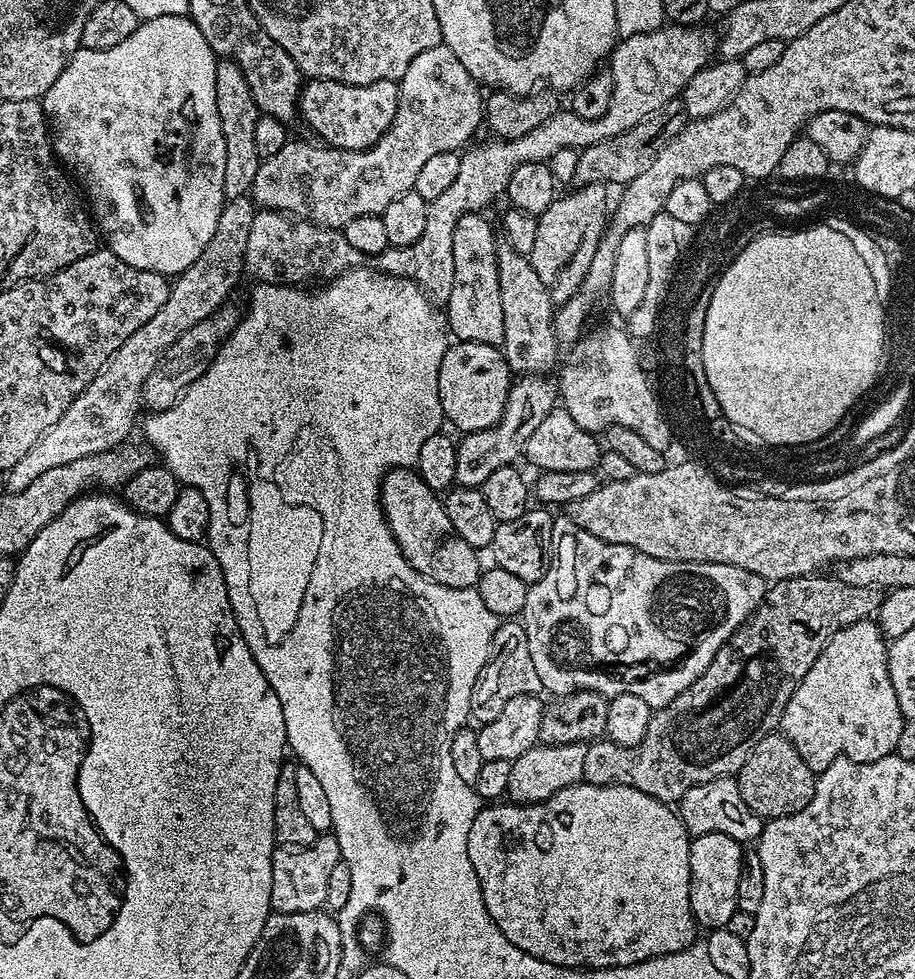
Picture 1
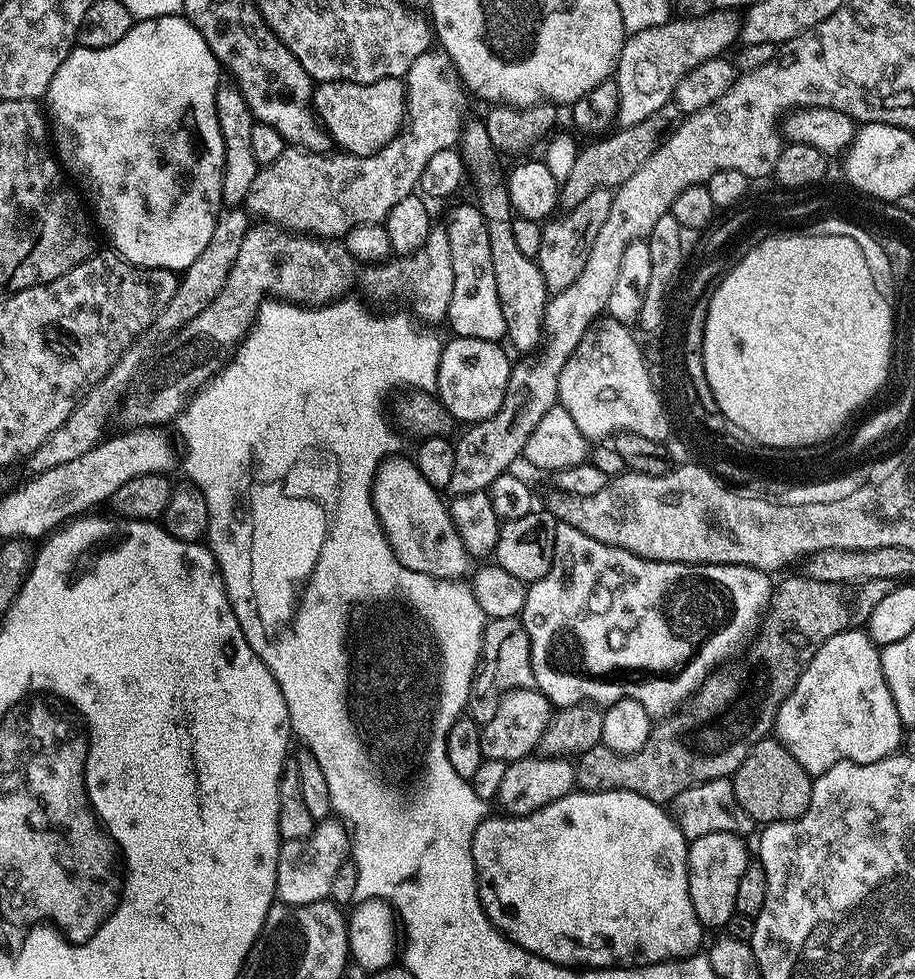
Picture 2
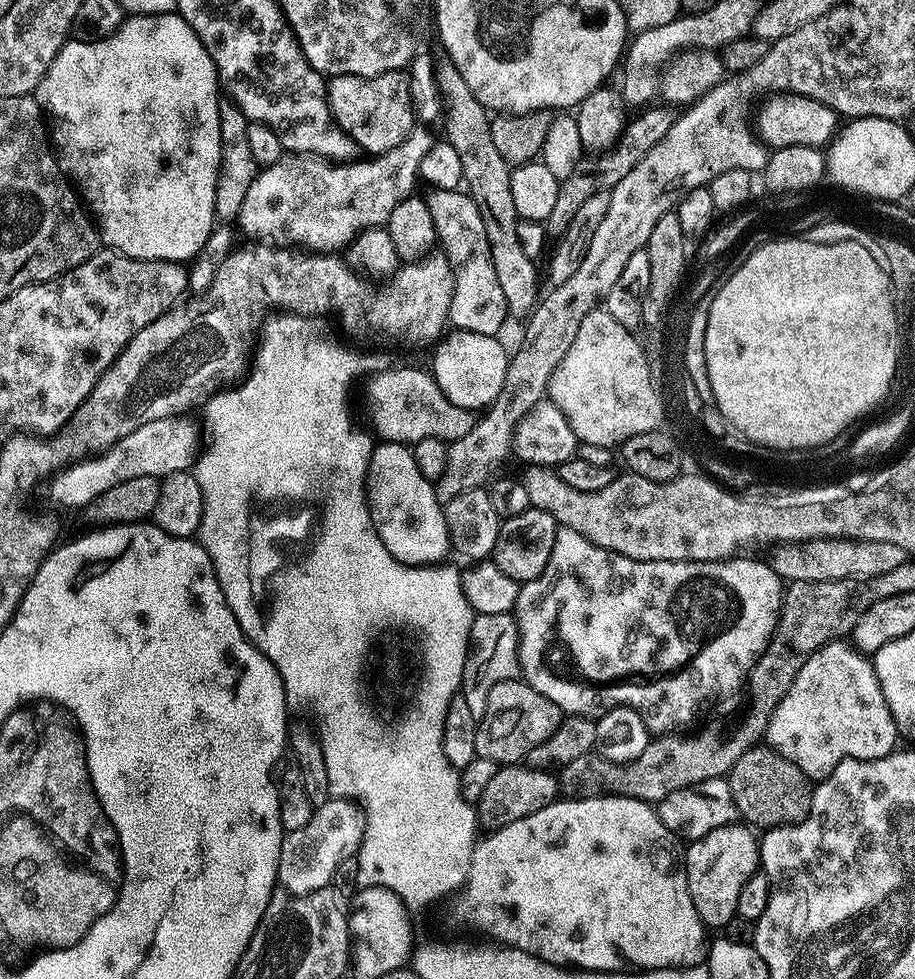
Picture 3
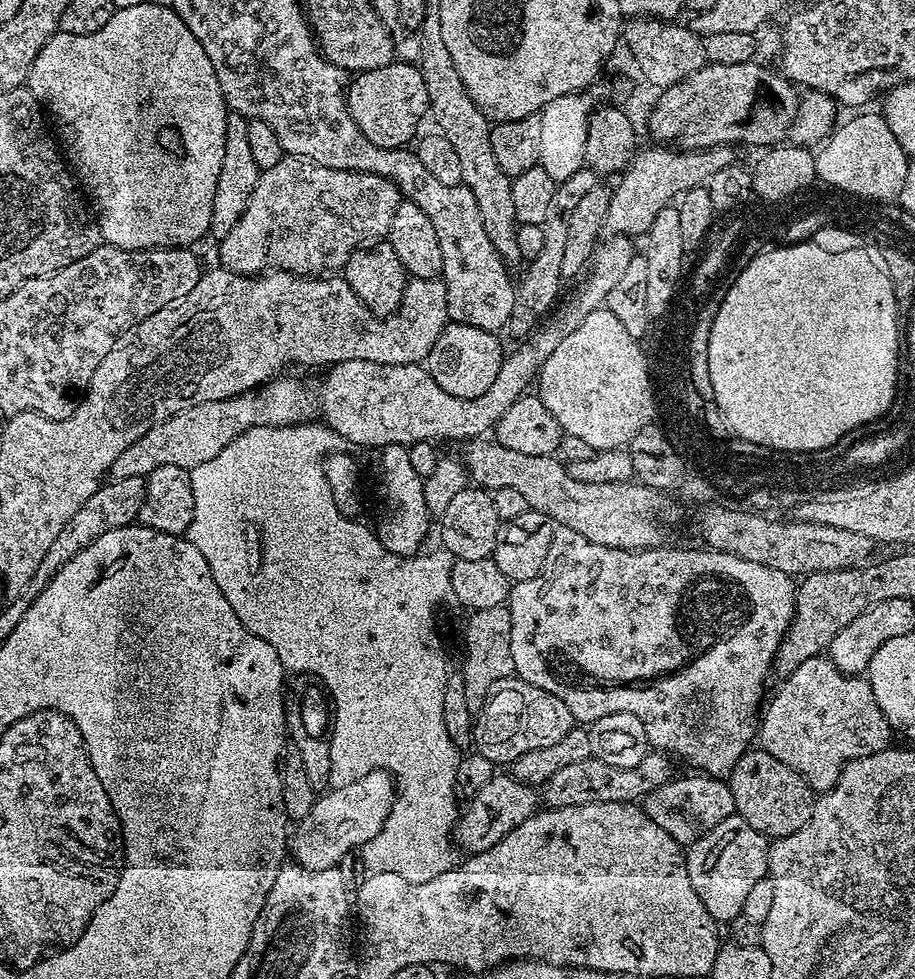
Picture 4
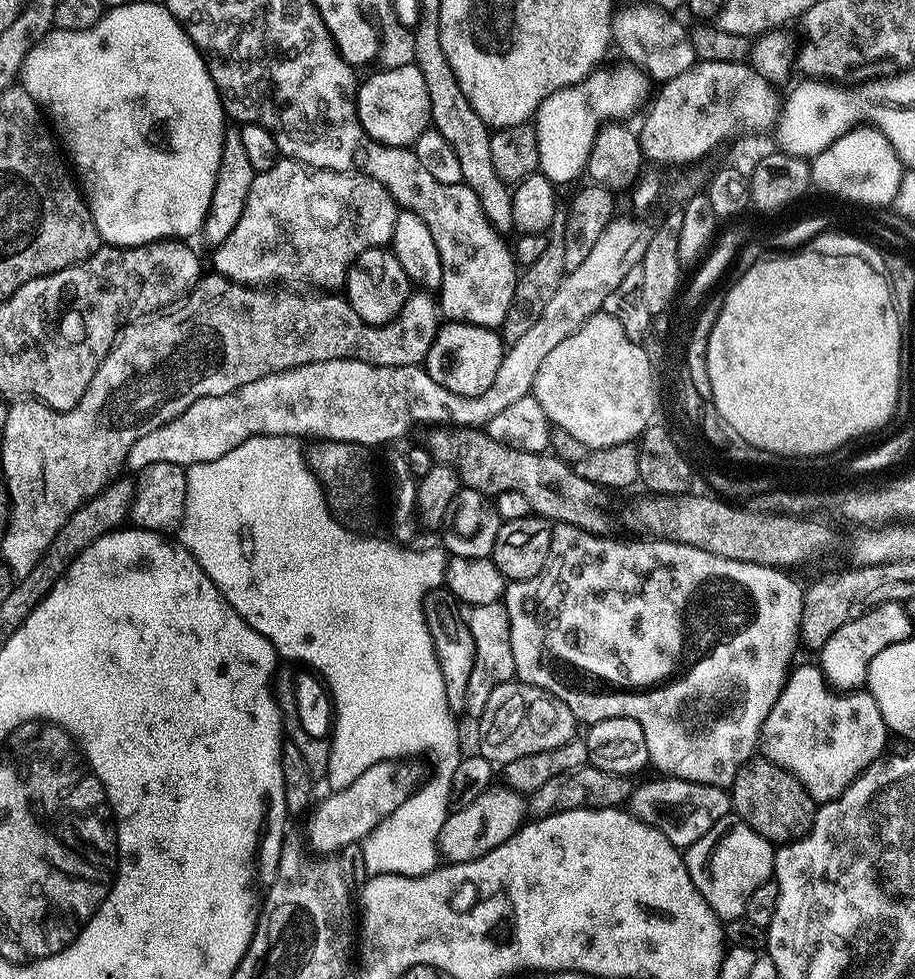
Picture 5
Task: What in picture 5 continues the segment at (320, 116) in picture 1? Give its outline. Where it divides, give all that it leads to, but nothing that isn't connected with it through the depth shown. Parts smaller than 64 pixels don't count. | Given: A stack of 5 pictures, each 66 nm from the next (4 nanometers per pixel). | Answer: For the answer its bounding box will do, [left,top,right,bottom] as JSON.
[356,63,430,148]

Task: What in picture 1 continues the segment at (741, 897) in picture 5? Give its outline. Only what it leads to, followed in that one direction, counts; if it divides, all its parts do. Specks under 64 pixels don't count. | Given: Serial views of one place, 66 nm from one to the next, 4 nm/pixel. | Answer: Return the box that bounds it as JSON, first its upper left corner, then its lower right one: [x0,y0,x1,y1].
[690,834,745,930]

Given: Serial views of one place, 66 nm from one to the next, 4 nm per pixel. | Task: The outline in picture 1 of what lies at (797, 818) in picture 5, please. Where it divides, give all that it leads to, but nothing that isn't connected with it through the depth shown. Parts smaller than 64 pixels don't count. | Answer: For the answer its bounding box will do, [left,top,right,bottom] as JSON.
[734,731,817,822]

